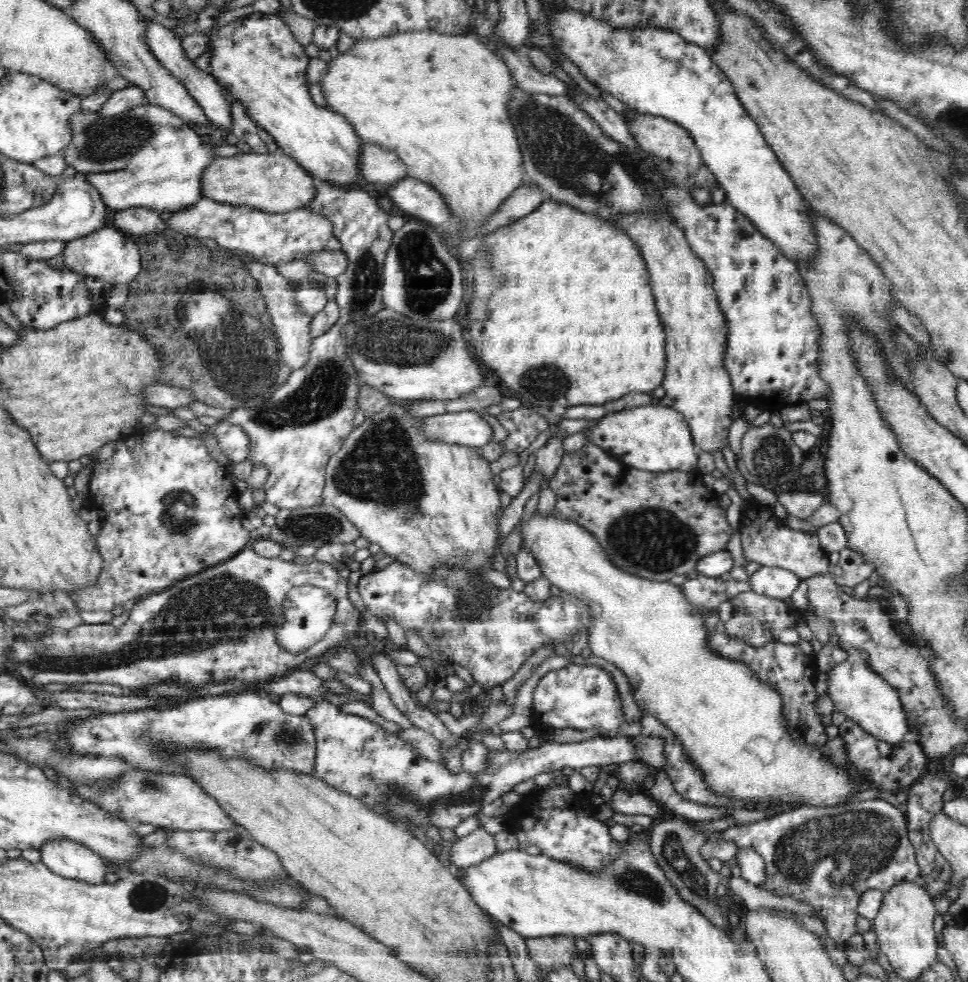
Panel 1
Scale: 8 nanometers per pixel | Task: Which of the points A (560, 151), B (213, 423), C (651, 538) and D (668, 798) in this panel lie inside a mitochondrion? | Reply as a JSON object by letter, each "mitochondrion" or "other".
{"A":"mitochondrion","B":"other","C":"mitochondrion","D":"other"}

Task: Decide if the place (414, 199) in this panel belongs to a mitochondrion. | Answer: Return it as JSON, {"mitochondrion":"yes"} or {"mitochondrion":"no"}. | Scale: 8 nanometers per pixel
{"mitochondrion":"no"}

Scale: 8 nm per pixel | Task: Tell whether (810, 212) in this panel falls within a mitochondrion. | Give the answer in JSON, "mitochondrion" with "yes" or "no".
{"mitochondrion":"no"}

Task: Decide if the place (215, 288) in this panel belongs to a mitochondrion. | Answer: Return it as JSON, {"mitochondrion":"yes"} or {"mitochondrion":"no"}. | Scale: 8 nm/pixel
{"mitochondrion":"yes"}

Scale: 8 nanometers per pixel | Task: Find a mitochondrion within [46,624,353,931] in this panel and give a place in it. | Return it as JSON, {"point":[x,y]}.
{"point":[148,897]}

